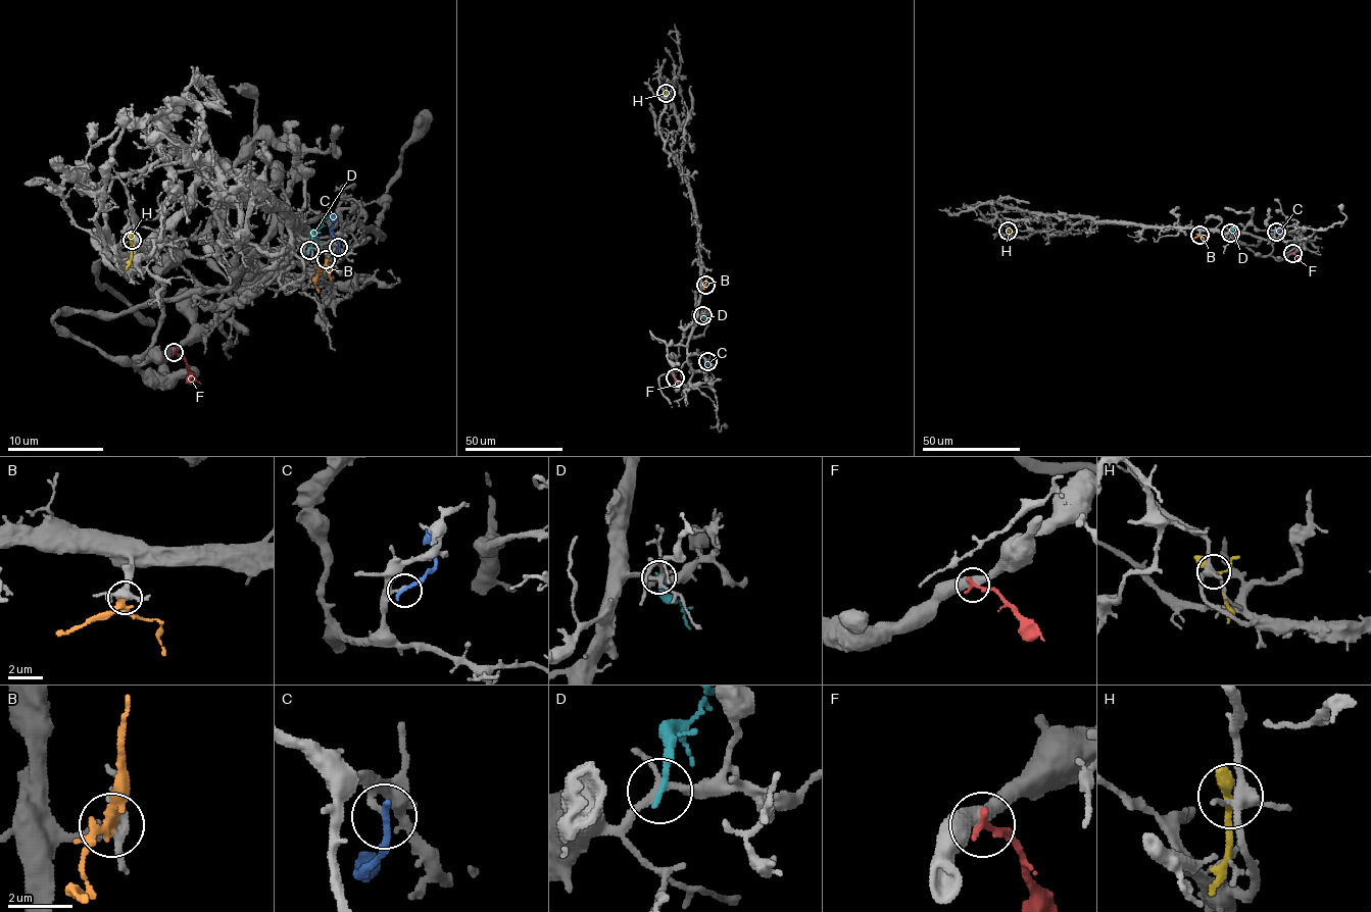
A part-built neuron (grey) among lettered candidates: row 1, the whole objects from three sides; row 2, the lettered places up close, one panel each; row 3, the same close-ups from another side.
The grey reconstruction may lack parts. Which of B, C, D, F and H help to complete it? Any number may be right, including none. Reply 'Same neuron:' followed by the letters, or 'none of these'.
Same neuron: B

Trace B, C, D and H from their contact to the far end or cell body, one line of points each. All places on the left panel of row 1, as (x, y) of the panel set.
B: (327, 260), (316, 272), (314, 287), (320, 292)
C: (339, 248), (339, 241), (332, 234), (329, 212)
D: (309, 250), (309, 236), (327, 219)
H: (131, 241), (127, 269)

